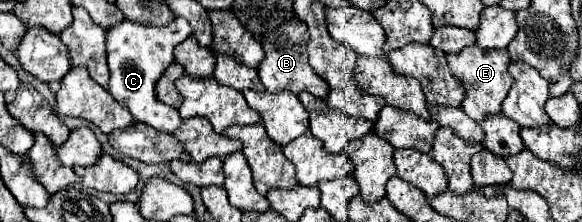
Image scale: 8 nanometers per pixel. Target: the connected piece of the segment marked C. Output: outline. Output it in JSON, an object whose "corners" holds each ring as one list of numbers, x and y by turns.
{"corners":[[124,19,120,25,108,29,106,49,108,49,108,67,110,67,110,93,114,99,128,107,132,117,140,123,154,127,160,133,172,135,180,127,178,109,172,109,156,99,154,85,160,75,174,63,174,47,186,41,192,35,192,27,186,19,174,19,168,27,146,27,134,21]]}

